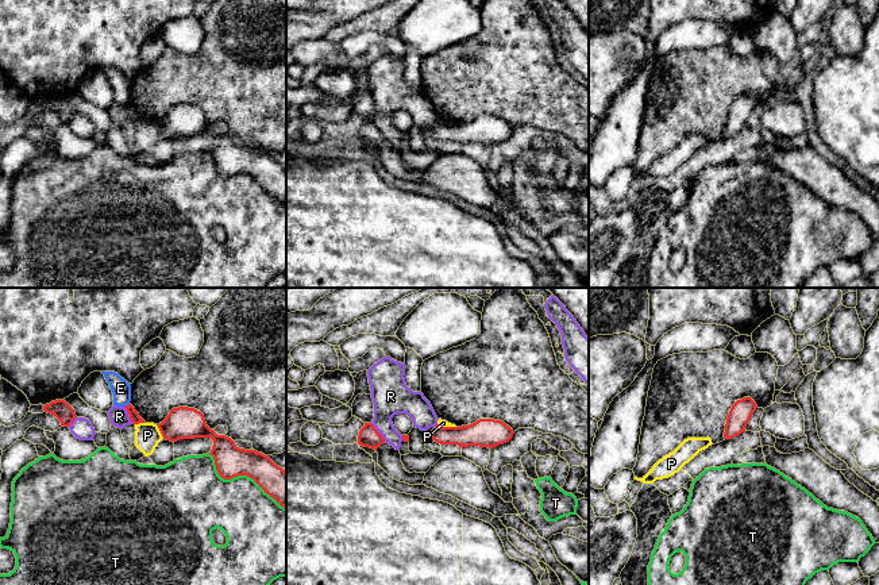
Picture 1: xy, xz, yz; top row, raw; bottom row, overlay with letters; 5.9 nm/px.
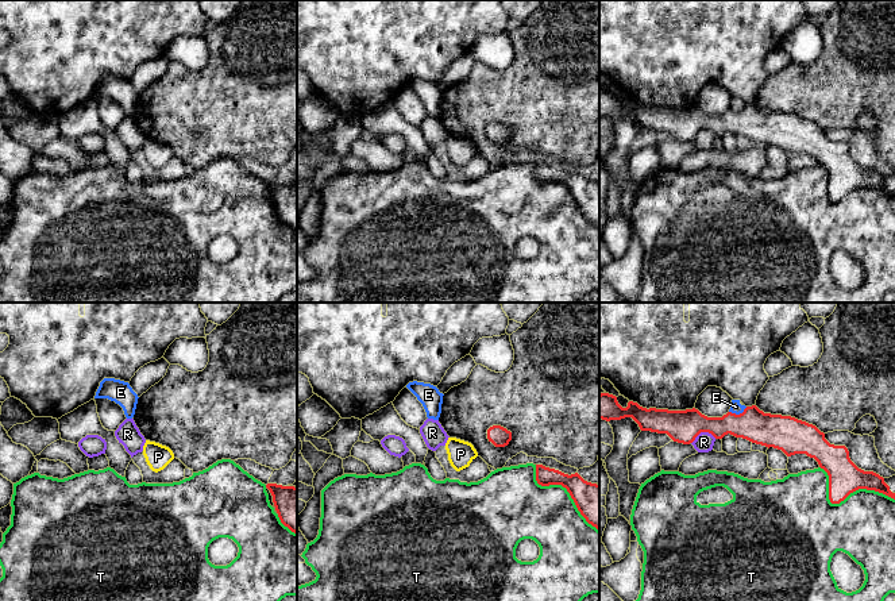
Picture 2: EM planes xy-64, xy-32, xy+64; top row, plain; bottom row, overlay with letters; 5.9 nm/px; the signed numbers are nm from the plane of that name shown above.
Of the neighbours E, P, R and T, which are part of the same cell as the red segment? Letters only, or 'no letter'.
no letter

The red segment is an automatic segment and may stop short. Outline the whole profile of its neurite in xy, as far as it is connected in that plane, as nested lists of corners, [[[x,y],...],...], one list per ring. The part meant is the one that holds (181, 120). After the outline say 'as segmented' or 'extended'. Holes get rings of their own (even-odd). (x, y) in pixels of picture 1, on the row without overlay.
[[[188,104],[173,105],[166,116],[157,123],[163,136],[170,139],[211,135],[213,143],[209,151],[213,154],[221,176],[231,177],[238,173],[247,173],[281,204],[286,205],[286,169],[277,163],[269,153],[255,147],[239,146],[231,135],[217,132],[207,123],[200,108]]]; as segmented

